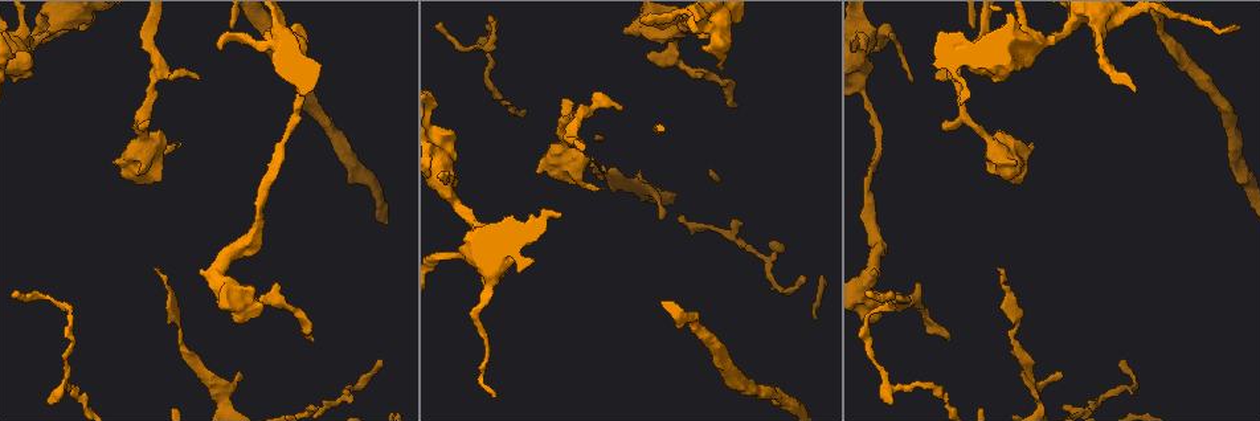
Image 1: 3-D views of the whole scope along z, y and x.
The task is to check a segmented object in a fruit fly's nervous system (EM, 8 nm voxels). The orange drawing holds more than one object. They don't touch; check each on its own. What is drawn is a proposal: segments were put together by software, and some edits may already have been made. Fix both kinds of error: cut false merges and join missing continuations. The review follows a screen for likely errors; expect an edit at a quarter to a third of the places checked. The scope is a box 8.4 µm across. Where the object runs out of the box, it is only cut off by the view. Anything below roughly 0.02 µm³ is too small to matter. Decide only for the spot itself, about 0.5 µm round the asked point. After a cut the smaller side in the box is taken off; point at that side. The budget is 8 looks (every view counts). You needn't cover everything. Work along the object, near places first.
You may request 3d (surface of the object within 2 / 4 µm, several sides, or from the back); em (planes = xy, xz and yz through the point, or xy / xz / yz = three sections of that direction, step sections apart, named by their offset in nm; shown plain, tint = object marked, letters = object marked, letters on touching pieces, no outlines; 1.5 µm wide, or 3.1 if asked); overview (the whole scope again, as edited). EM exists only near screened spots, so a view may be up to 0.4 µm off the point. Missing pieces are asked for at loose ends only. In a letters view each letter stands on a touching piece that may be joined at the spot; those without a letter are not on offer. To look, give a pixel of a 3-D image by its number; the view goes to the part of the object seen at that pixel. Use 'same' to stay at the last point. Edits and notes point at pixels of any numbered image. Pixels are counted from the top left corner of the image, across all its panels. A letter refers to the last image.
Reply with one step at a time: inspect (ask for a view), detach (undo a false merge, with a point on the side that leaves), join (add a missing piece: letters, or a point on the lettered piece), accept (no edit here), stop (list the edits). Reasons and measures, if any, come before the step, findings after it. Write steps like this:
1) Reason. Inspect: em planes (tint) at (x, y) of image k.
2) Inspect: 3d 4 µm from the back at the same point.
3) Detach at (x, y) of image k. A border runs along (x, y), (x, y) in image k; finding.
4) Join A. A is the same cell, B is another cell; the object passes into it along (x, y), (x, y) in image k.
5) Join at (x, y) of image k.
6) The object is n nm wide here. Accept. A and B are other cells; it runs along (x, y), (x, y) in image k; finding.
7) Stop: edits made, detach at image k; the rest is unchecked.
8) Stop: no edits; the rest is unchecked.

Thick turns thin. Inspect: 3d 4 µm at (1068, 23) of image 1.

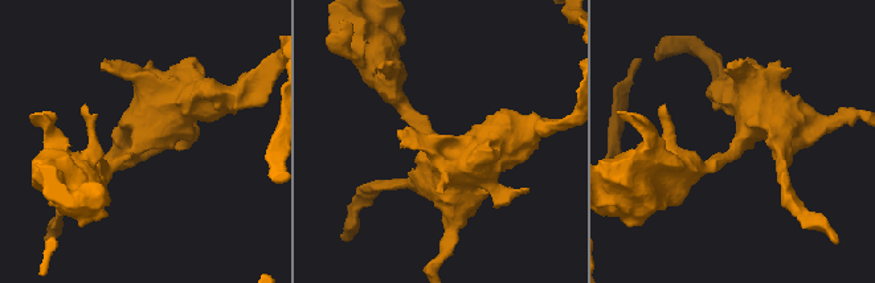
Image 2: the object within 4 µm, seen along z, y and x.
Now the EM. Inspect: em xy step 4 (tint) at (735, 145) of image 2.

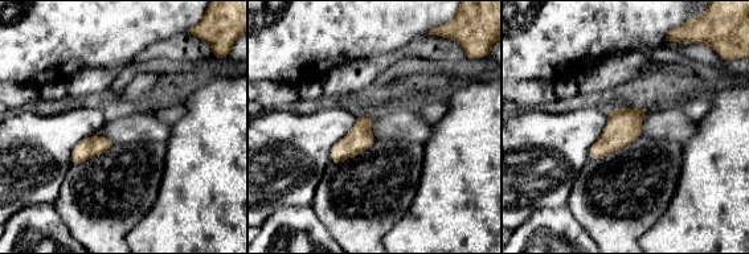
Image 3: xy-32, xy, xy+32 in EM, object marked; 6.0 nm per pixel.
Inspect: em planes (letters) at the same point.

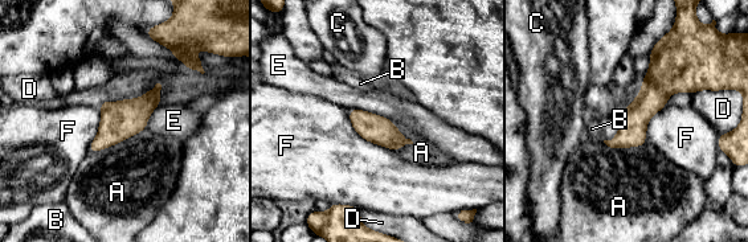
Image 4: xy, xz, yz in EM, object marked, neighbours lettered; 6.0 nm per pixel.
The longest contact is with F, 380 nm. Accept. A, B, C, D, E and F are other cells; it runs along (662, 52), (652, 99), (610, 143) in image 4; continuous, no second neuron.

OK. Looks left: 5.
Small branch off a trunk. Inspect: em planes (letters) at (720, 31) of image 1.

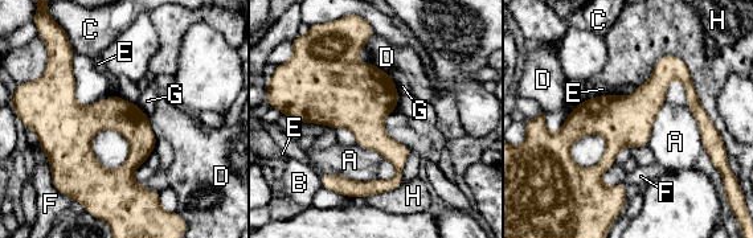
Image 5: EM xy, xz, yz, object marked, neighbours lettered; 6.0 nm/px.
Accept. A, B, C, D, E, F, G and H are other cells; a border runs along (319, 173), (377, 179) in image 5; all the same neuron.

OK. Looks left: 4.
Tapers out. Inspect: em planes (letters) at (661, 219) of image 1.

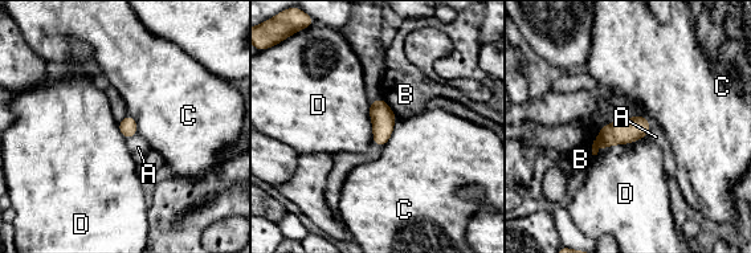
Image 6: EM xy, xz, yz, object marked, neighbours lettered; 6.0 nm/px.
Accept. A, B, C and D are other cells; a border runs along (368, 103), (372, 142) in image 6; no lettered piece goes on from it.

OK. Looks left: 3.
Stop: no edits; the rest is unchecked.

